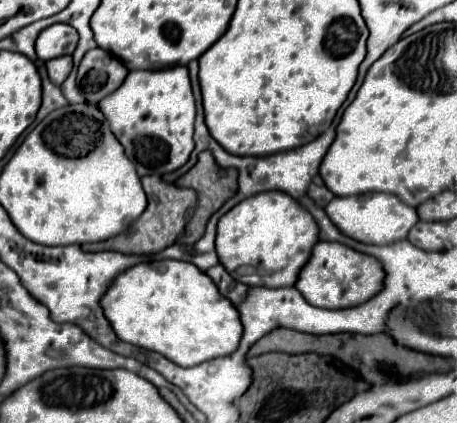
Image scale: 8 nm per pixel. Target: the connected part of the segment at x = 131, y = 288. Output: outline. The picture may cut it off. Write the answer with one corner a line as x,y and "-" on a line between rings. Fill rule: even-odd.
151,261
125,269
107,287
101,307
121,341
157,351
181,367
195,367
233,353
243,333
233,303
221,297
213,281
187,261

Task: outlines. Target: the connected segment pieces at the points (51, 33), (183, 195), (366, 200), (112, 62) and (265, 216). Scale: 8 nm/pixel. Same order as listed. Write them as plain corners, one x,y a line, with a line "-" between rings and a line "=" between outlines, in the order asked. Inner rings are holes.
57,23
47,29
37,37
35,49
37,57
43,61
61,57
61,55
71,55
77,47
77,31
71,25
=
147,175
141,181
143,181
143,189
149,199
147,209
137,219
137,223
133,223
133,227
127,229
127,233
101,241
99,243
101,251
113,249
113,251
121,251
121,253
157,253
157,251
173,245
177,241
177,237
183,233
187,221
191,219
191,215
195,211
197,193
193,189
183,189
173,183
165,183
159,175
-
135,227
137,227
137,231
135,231
-
129,231
131,231
131,237
129,237
=
365,193
355,197
333,197
325,207
327,217
341,229
343,235
369,243
369,245
387,245
393,241
401,241
407,237
409,229
419,221
417,211
403,201
399,201
391,193
=
91,49
85,53
79,71
77,85
87,101
99,103
105,95
113,93
127,77
127,67
105,49
=
265,191
243,199
219,219
215,251
219,263
235,281
241,281
249,287
291,287
295,285
301,267
311,257
311,249
317,241
319,241
319,227
315,219
293,197
279,191

